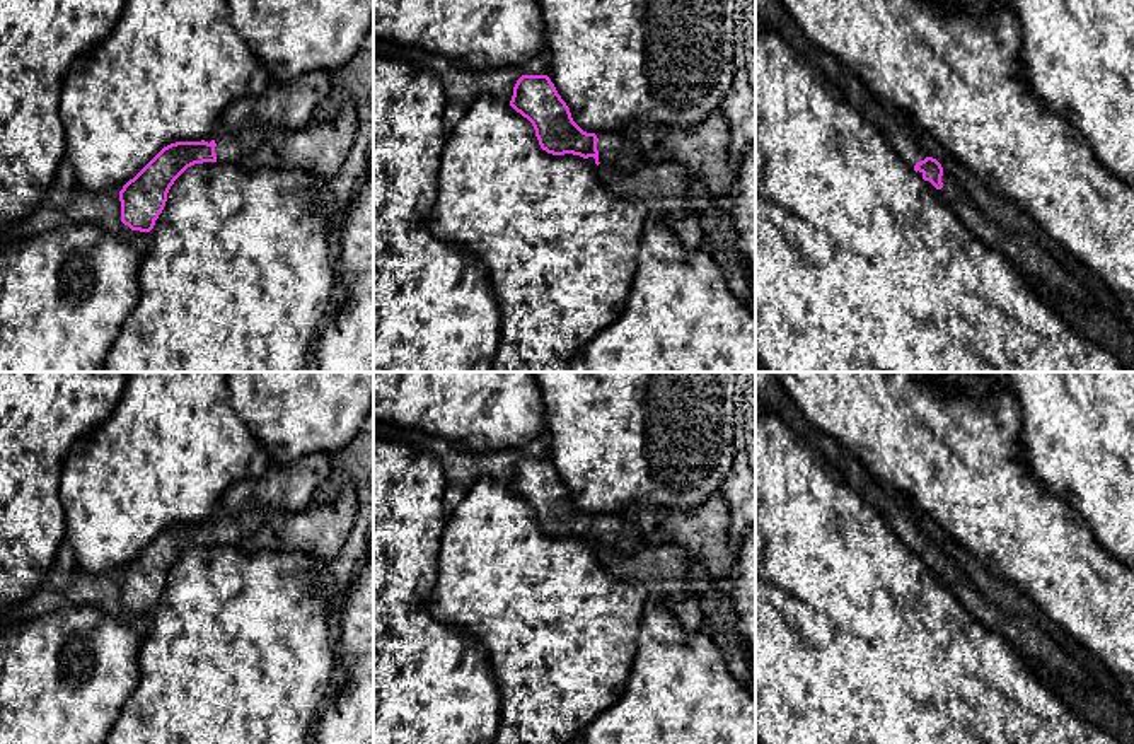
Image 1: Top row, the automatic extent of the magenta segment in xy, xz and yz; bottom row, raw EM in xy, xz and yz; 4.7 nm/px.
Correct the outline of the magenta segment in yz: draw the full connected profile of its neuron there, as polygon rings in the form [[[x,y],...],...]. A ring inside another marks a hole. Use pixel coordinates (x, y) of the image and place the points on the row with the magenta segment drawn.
[[[926,157],[924,160],[914,166],[914,171],[916,172],[919,171],[923,174],[923,179],[929,181],[936,189],[943,188],[941,183],[943,167],[936,159]]]

